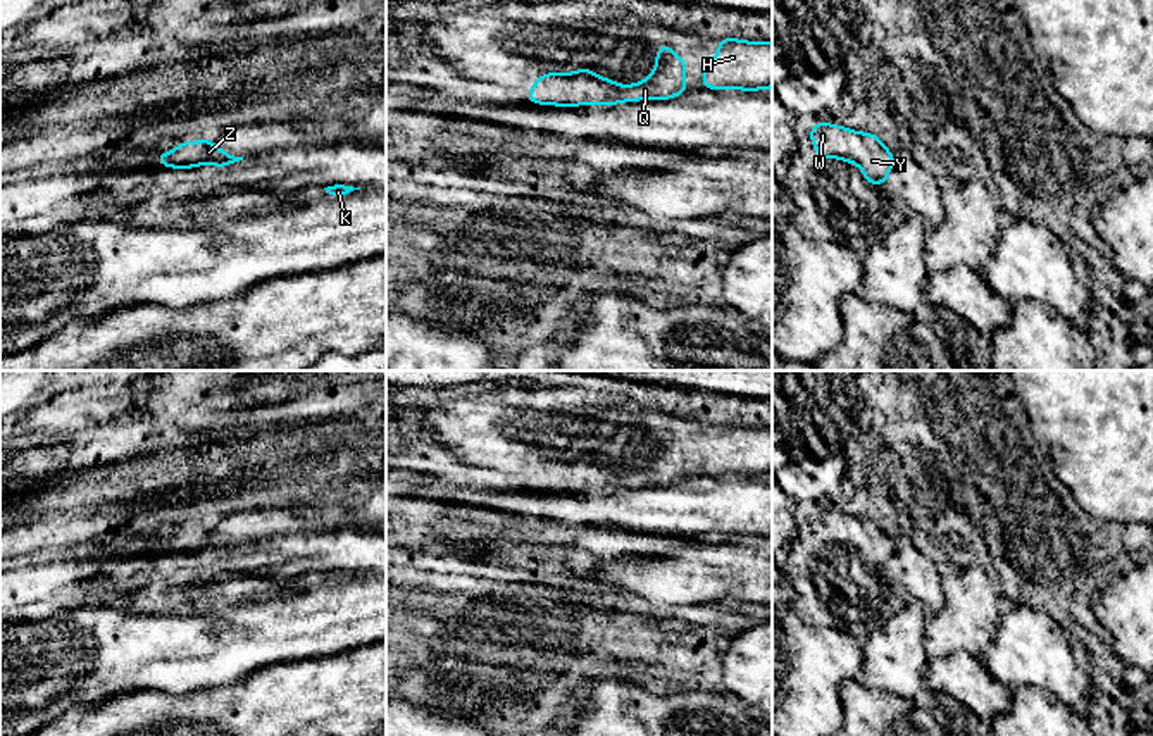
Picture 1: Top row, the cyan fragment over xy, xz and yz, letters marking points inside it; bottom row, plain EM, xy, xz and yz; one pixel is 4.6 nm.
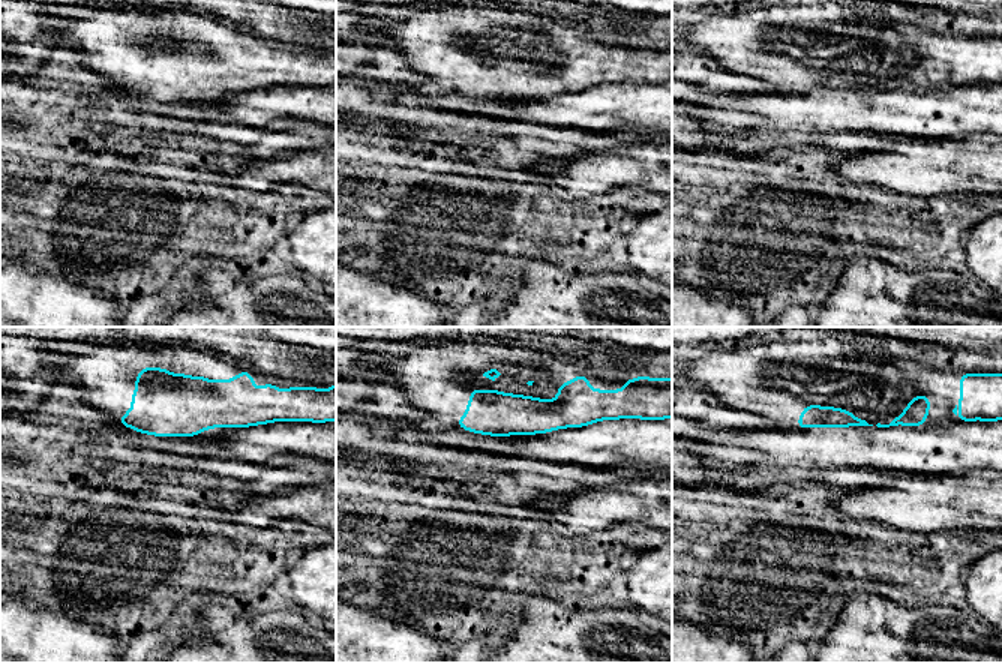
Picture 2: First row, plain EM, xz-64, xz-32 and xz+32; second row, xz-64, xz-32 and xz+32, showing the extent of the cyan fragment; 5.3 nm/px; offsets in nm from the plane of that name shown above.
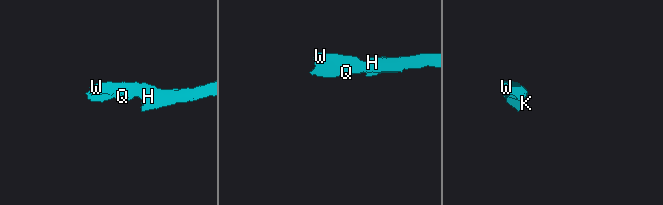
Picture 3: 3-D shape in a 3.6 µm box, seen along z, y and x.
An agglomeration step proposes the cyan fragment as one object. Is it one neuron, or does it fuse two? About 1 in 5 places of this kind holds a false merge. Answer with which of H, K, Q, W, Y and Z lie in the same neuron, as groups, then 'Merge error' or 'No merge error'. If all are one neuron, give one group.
Groups: H K Q W Y Z. No merge error

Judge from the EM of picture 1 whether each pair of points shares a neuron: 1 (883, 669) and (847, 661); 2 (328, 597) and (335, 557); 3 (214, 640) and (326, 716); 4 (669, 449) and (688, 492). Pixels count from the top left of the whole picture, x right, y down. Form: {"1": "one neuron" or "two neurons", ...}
{"1": "two neurons", "2": "two neurons", "3": "two neurons", "4": "two neurons"}

